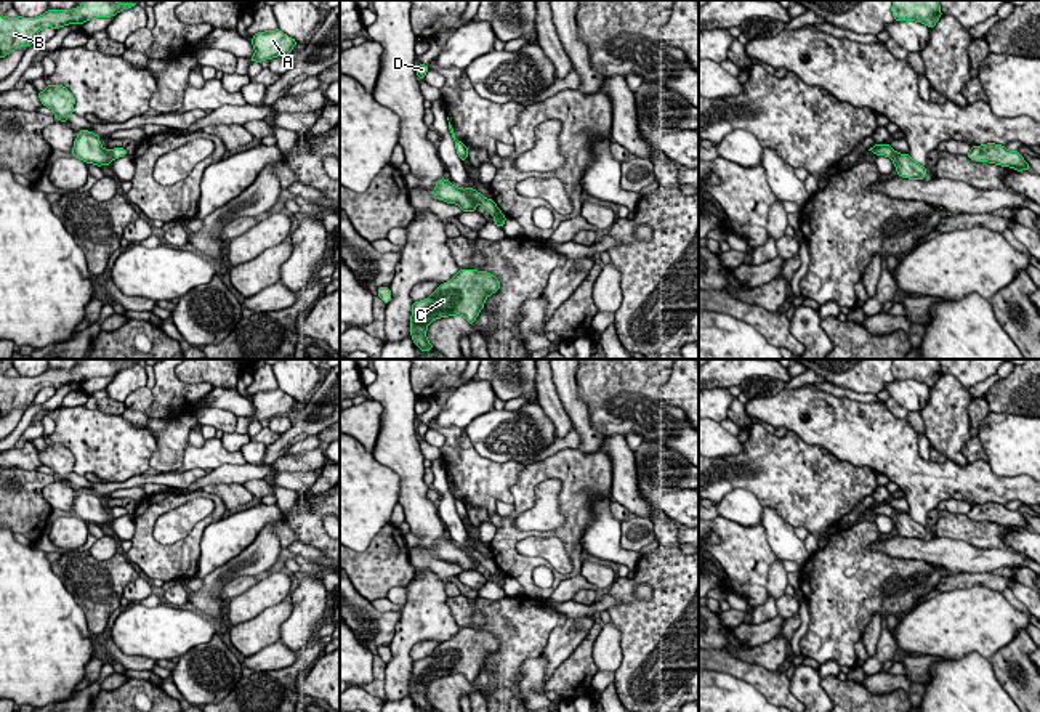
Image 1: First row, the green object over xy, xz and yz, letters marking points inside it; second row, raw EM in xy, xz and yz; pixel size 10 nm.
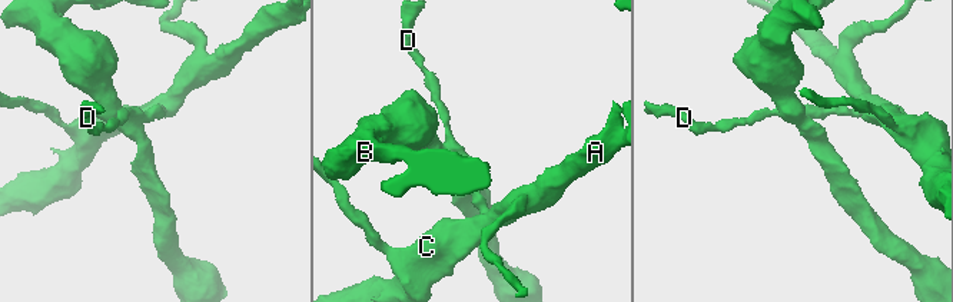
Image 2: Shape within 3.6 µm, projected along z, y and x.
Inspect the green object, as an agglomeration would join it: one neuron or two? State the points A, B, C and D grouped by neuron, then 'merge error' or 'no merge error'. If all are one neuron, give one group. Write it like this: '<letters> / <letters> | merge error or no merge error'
A C D / B | merge error

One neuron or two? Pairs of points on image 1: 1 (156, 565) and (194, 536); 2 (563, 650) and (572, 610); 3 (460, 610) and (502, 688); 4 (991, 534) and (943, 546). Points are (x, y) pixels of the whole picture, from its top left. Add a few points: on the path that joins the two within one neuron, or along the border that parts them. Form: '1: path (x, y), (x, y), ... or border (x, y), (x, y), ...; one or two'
1: path (165, 562), (170, 562), (186, 546); one
2: border (566, 614), (572, 618), (593, 618); two
3: path (486, 608), (507, 629), (505, 663); one
4: border (938, 536), (962, 539), (976, 547), (999, 549); two

